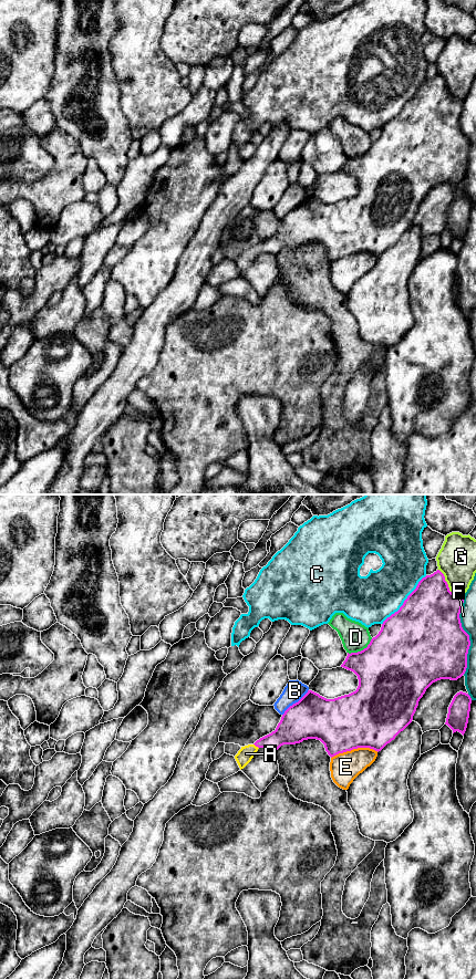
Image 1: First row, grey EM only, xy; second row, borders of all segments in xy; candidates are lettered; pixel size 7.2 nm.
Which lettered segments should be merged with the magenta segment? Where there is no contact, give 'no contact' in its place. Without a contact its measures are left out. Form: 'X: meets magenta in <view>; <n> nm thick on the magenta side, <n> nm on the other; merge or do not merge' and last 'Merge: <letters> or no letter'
A: meets magenta in xy; 180 nm thick on the magenta side, 110 nm on the other; merge
B: meets magenta in xy; 320 nm thick on the magenta side, 150 nm on the other; do not merge
C: meets magenta in xy; 480 nm thick on the magenta side, 360 nm on the other; do not merge
D: meets magenta in xy; 480 nm thick on the magenta side, 200 nm on the other; do not merge
E: meets magenta in xy; 440 nm thick on the magenta side, 220 nm on the other; do not merge
F: meets magenta in xy; 460 nm thick on the magenta side, 120 nm on the other; do not merge
G: meets magenta in xy; 420 nm thick on the magenta side, 280 nm on the other; do not merge
Merge: A

